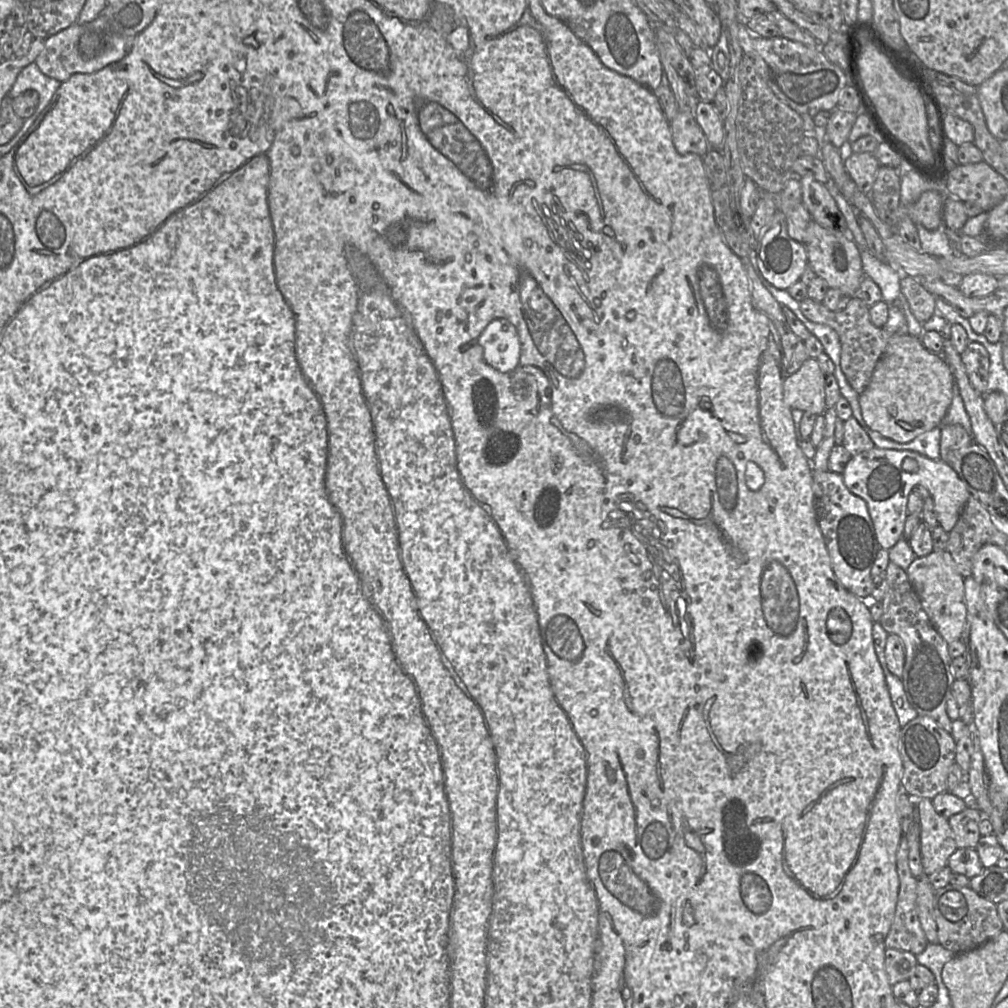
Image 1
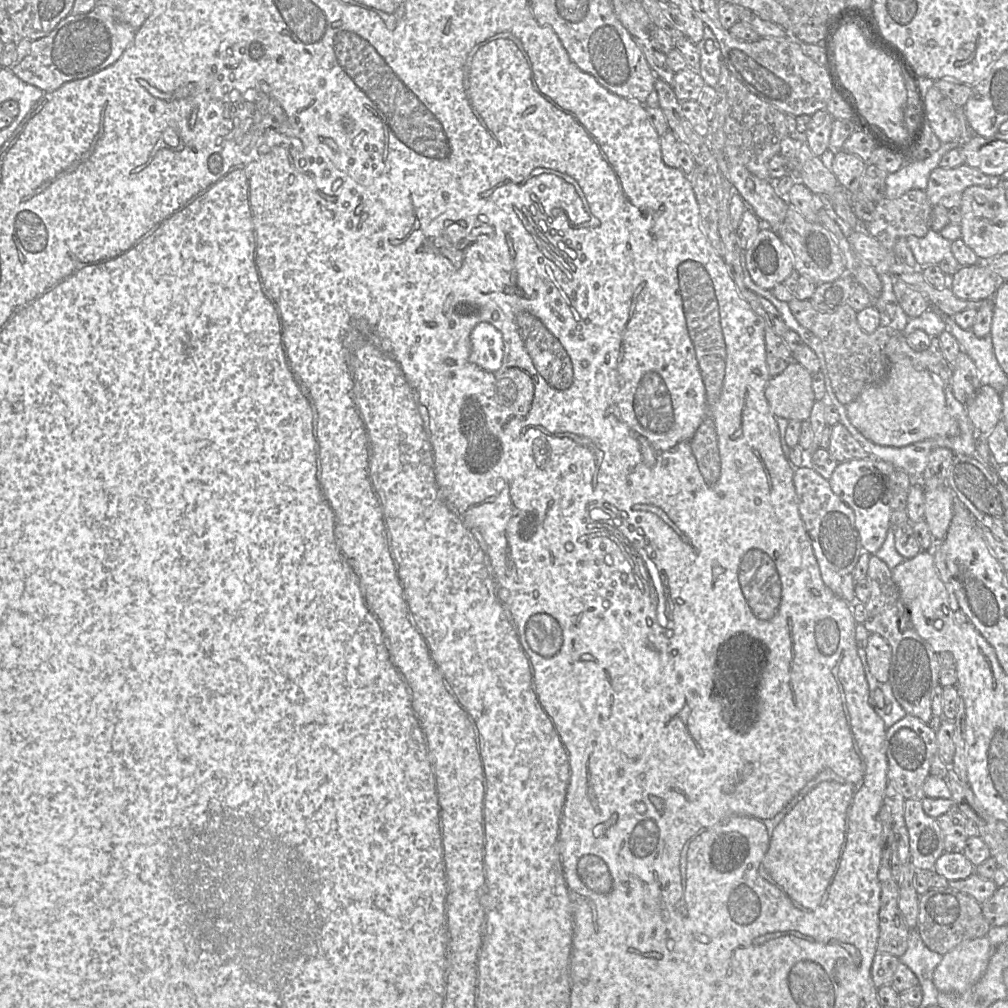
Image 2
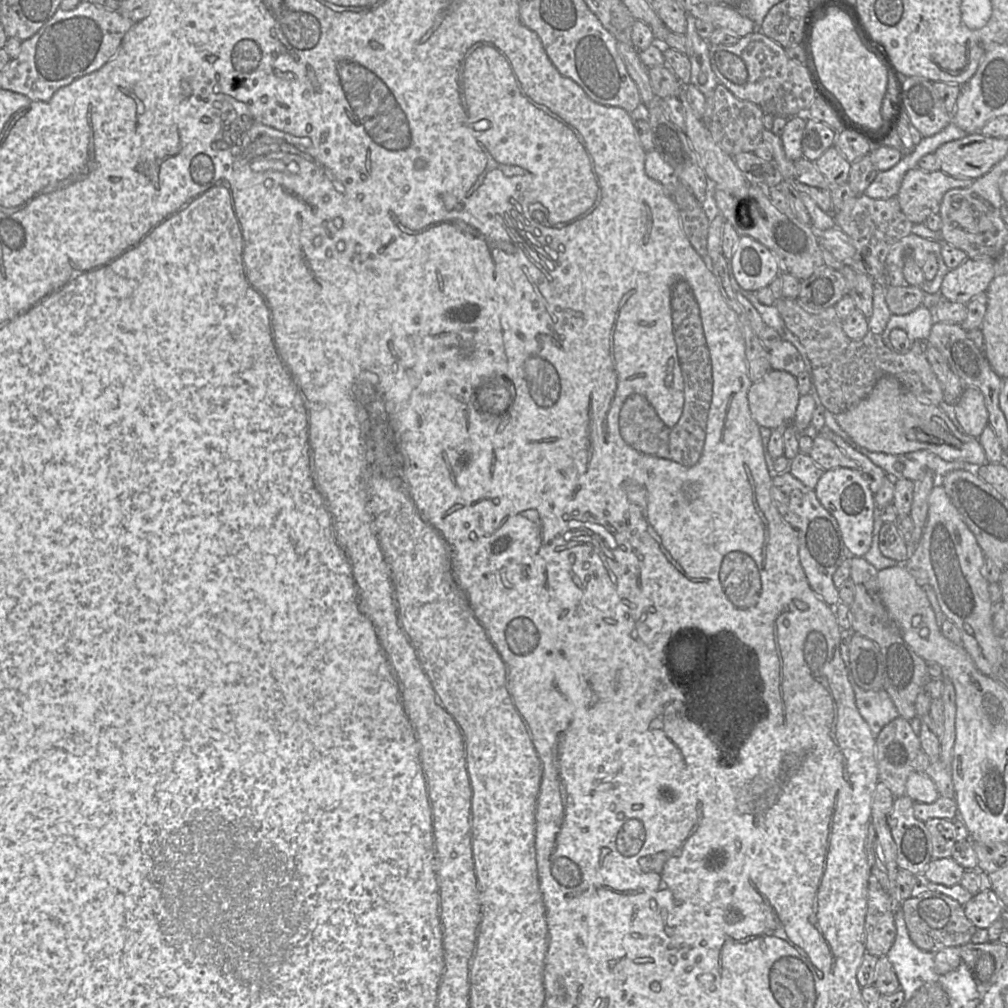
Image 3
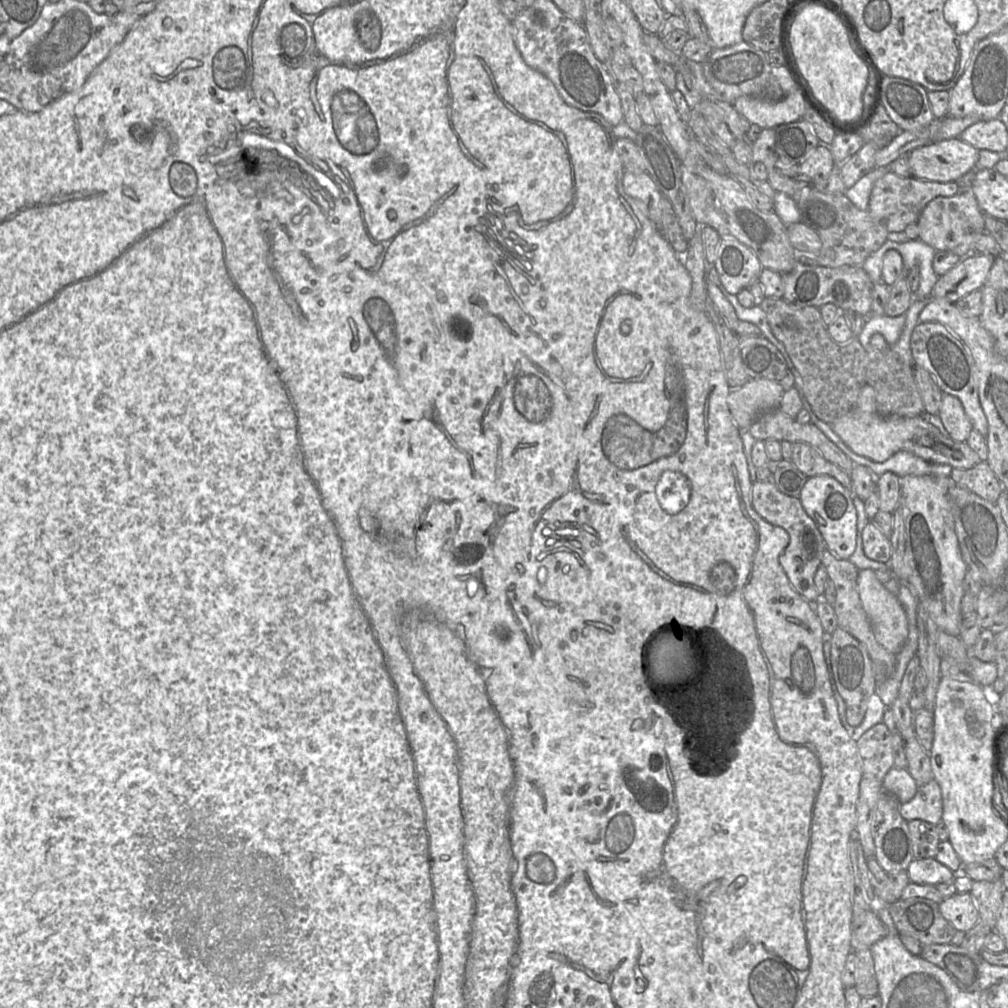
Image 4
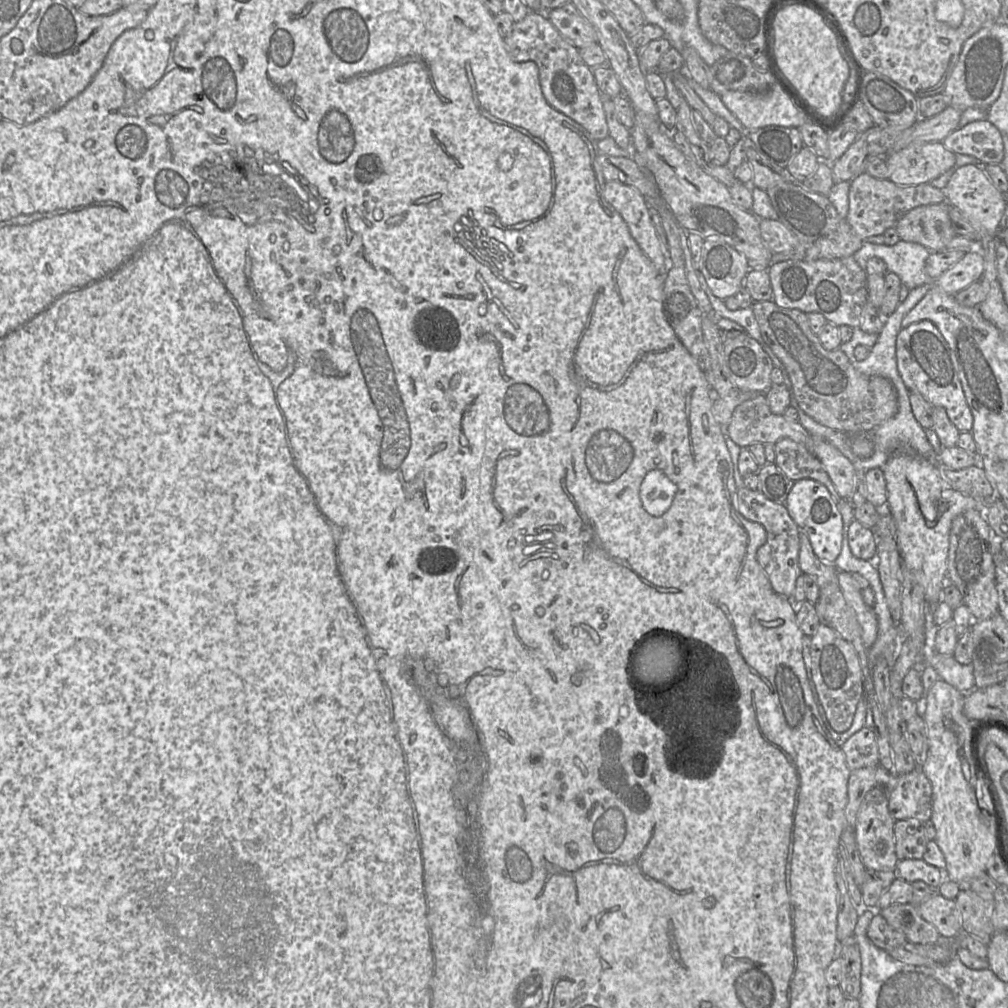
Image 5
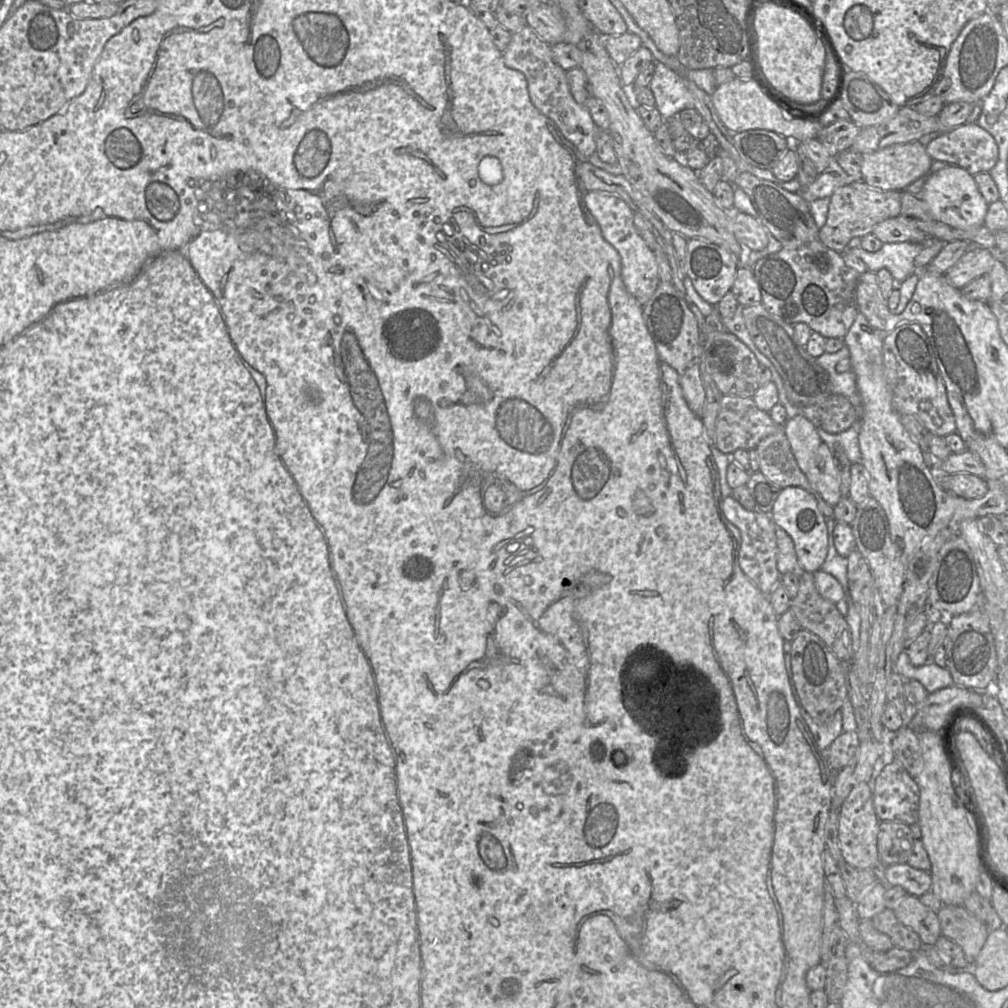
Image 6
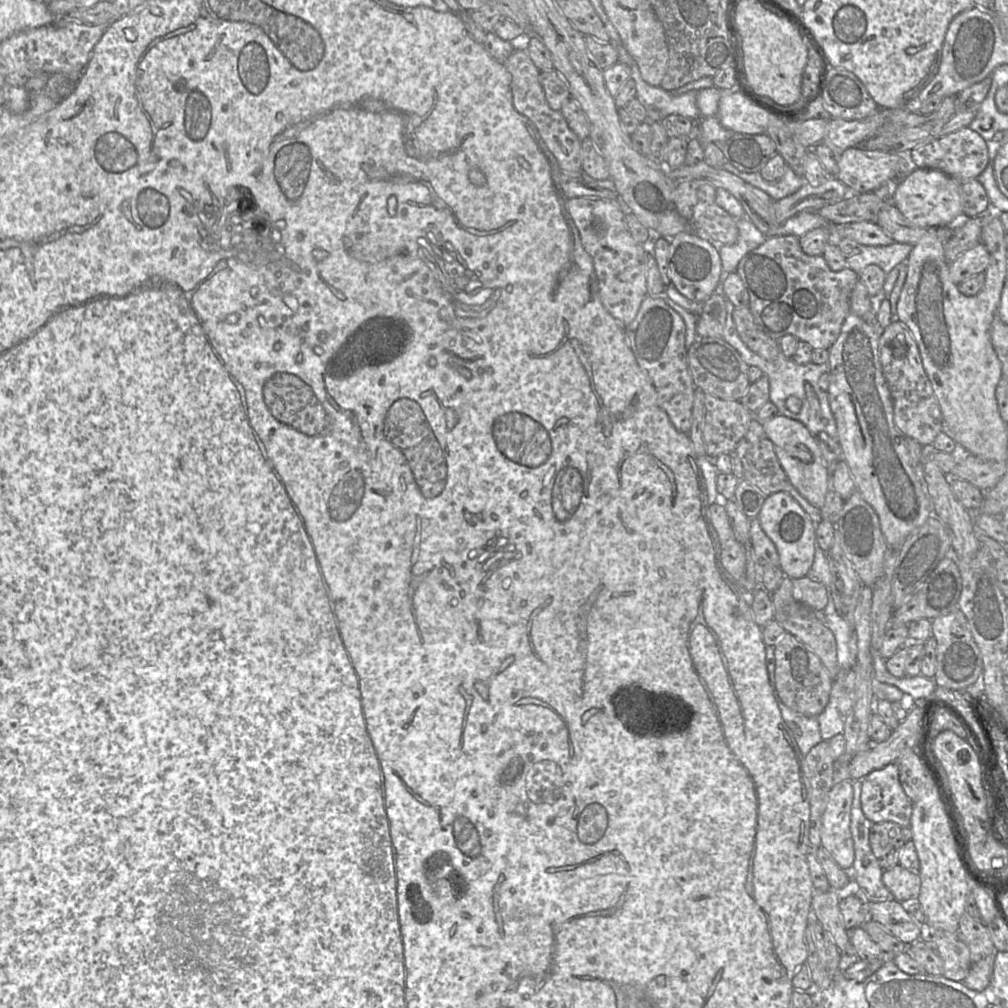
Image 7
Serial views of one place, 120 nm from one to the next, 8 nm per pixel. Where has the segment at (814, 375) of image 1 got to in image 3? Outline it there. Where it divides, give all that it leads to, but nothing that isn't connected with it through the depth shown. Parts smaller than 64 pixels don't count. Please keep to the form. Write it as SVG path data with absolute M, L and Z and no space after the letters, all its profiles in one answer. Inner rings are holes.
M770 370L751 385L747 398L752 418L759 427L776 429L791 425L800 396L794 375Z

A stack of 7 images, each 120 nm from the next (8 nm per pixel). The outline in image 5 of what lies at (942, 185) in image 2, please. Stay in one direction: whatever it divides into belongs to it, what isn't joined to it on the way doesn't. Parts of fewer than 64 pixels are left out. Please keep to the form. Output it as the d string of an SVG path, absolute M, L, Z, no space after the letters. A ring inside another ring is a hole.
M866 173L854 178L850 183L849 207L846 221L854 232L862 239L883 234L886 230L894 228L898 220L907 212L925 205L945 202L942 189L921 184L917 186L901 186L890 180L882 180Z

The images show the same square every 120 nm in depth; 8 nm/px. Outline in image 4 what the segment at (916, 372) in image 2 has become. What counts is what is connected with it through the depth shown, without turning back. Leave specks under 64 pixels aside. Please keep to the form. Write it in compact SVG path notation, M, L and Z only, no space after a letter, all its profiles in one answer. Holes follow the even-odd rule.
M865 386L855 406L832 423L833 431L855 454L883 462L898 451L907 451L927 462L968 469L983 462L966 442L954 441L943 429L937 415L883 417L876 411L875 390Z

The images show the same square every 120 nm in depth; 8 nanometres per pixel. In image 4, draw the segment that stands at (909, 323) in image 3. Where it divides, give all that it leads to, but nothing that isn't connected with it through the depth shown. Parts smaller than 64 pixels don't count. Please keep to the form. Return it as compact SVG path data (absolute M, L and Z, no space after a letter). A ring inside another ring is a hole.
M905 313L896 317L890 317L885 314L882 316L868 316L857 338L867 352L881 352L884 349L871 347L868 342L871 342L875 334L880 334L889 345L894 344L899 339L905 322Z

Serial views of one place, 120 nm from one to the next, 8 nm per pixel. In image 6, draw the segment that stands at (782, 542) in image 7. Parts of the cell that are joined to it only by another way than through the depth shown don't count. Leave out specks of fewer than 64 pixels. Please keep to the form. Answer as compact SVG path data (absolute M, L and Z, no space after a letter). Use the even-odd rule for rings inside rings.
M788 486L782 488L770 515L778 528L782 529L793 541L800 566L805 572L817 572L824 563L830 542L829 521L820 509L815 492L803 488Z

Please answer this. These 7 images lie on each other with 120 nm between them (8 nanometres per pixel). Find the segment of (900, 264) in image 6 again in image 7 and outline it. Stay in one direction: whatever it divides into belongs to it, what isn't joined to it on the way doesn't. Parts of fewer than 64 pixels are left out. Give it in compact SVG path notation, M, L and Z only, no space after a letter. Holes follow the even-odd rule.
M894 242L887 246L865 246L858 254L847 258L847 268L859 274L869 265L879 266L888 274L897 264L905 261L912 250L912 245Z

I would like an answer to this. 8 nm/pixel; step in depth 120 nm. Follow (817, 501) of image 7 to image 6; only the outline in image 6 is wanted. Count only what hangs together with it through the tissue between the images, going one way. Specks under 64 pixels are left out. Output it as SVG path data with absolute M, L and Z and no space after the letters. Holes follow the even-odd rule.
M797 415L788 418L788 420L782 425L782 430L789 440L791 450L799 468L806 475L813 491L827 504L832 507L835 506L842 497L840 492L839 472L831 449L820 438L816 427L805 417Z

